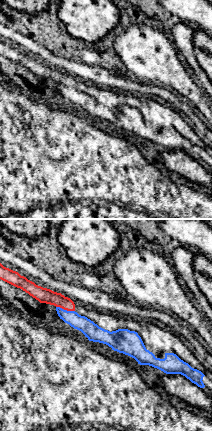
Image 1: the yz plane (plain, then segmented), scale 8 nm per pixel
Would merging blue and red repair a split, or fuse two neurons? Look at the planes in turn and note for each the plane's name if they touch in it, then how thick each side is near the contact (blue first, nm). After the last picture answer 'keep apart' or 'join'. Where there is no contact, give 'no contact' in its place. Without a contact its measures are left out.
yz | 120/120 nm

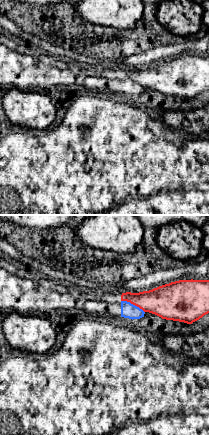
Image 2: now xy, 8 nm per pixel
xy | 120/260 nm

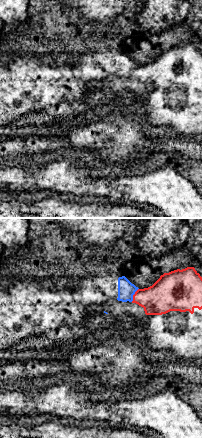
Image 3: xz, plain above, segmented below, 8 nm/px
xz | 140/260 nm

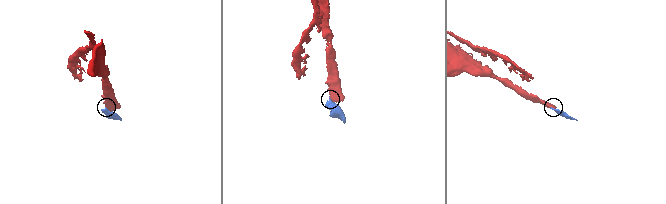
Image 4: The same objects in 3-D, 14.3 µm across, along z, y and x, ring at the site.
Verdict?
keep apart

